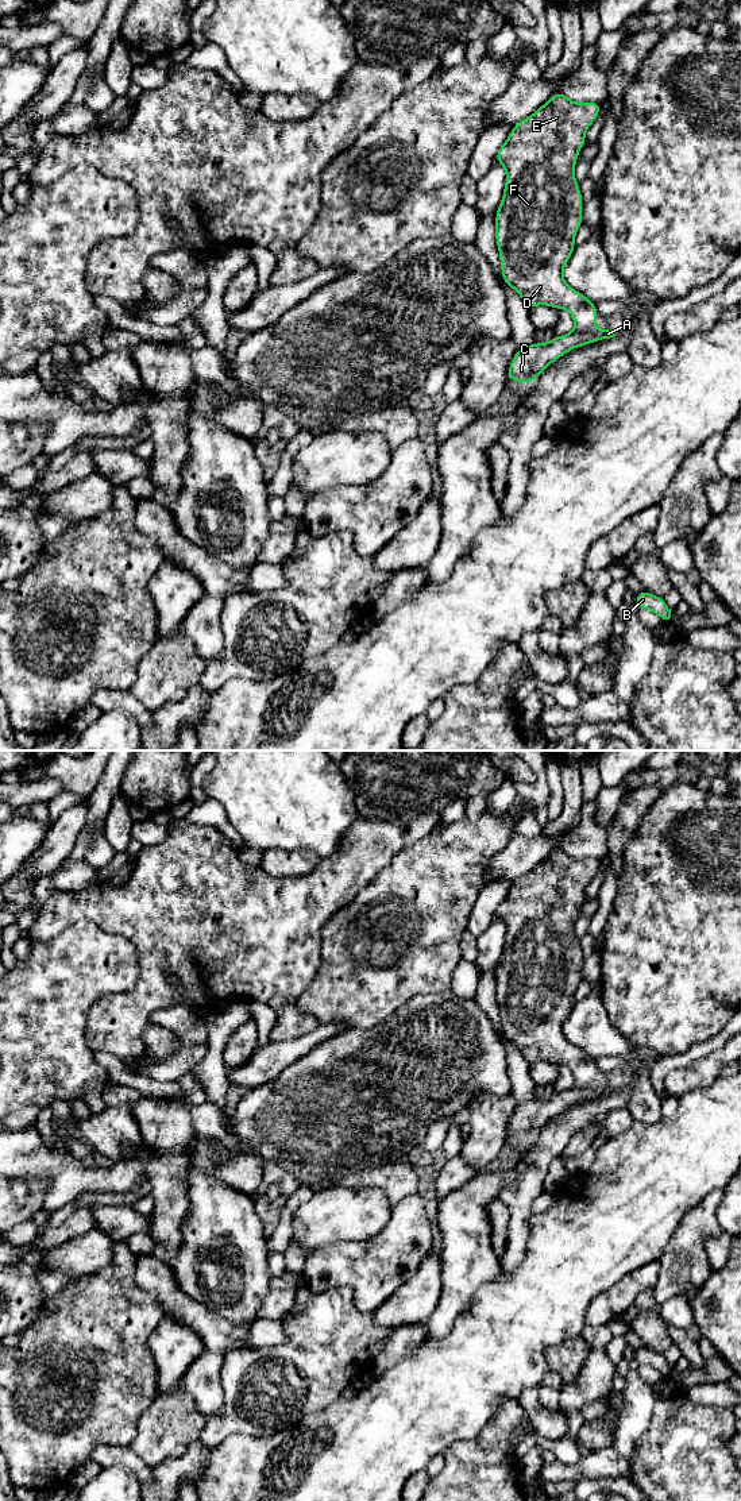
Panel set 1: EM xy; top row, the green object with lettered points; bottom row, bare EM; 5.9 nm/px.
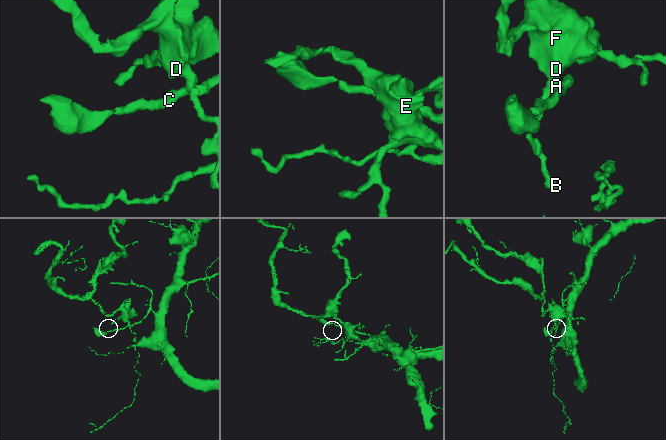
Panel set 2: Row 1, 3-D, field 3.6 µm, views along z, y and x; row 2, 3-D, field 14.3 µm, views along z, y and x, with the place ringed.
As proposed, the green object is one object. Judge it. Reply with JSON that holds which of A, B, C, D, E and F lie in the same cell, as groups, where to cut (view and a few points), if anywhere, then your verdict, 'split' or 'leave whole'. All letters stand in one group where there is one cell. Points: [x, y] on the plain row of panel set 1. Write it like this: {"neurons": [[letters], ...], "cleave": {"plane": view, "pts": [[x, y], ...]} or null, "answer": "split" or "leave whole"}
{"neurons": [["A", "C"], ["B", "D", "E", "F"]], "cleave": {"plane": "xy", "pts": [[594, 1083], [586, 1087], [574, 1087]]}, "answer": "split"}

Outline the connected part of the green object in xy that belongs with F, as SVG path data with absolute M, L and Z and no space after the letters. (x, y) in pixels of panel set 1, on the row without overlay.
M556 848L532 872L514 880L506 898L495 910L495 917L506 927L502 957L495 969L495 998L499 1006L502 1035L521 1052L529 1065L536 1061L548 1061L568 1066L575 1079L575 1088L594 1084L599 1072L590 1054L566 1039L563 1025L575 1006L575 991L583 979L583 954L574 923L579 917L578 907L586 902L584 888L598 873L601 863L601 858L594 857L572 858L567 850Z

